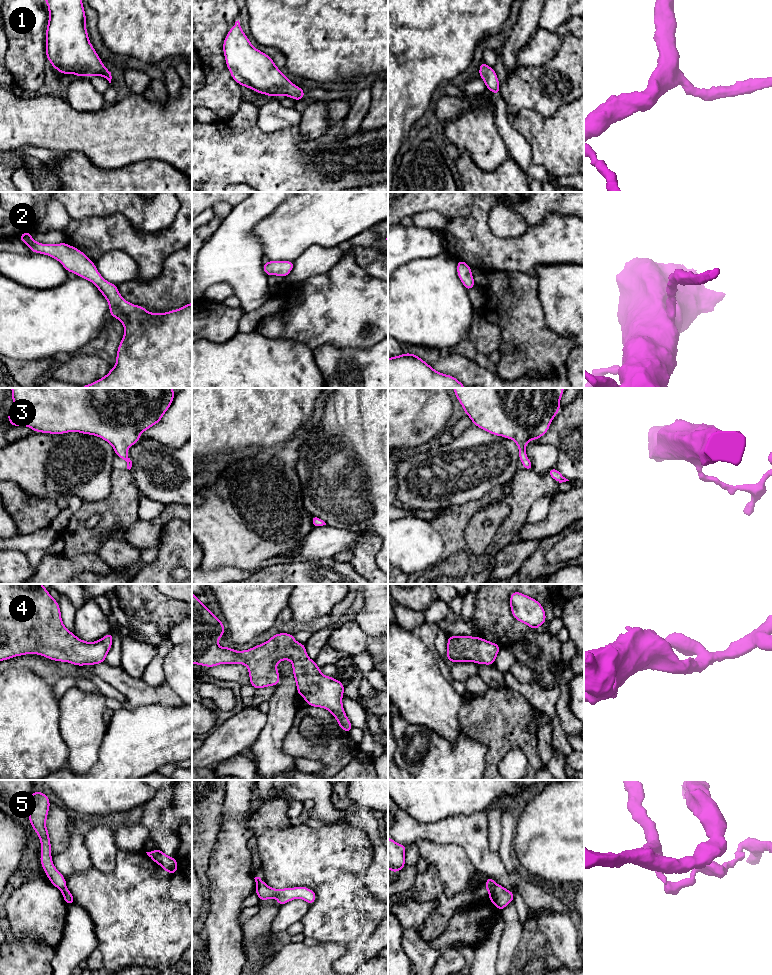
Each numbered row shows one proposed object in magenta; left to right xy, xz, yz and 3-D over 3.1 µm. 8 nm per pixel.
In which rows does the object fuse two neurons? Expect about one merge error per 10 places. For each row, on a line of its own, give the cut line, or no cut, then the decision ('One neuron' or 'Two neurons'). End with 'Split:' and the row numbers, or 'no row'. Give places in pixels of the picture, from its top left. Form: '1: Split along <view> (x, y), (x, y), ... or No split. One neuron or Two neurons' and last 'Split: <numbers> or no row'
1: No split. One neuron
2: No split. One neuron
3: No split. One neuron
4: No split. One neuron
5: Split along yz (496, 884), (488, 890). Two neurons
Split: 5

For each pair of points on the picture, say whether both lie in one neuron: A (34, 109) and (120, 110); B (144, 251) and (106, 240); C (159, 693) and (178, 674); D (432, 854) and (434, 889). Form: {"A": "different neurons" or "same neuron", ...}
{"A": "same neuron", "B": "same neuron", "C": "different neurons", "D": "different neurons"}

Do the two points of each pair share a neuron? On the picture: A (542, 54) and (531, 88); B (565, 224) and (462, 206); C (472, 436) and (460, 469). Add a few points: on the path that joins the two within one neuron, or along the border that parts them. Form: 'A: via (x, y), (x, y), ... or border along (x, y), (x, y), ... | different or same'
A: border along (558, 52), (544, 63), (521, 66), (515, 70) | different
B: border along (472, 202), (466, 216), (451, 220) | different
C: via (472, 444), (472, 457), (468, 461) | same

